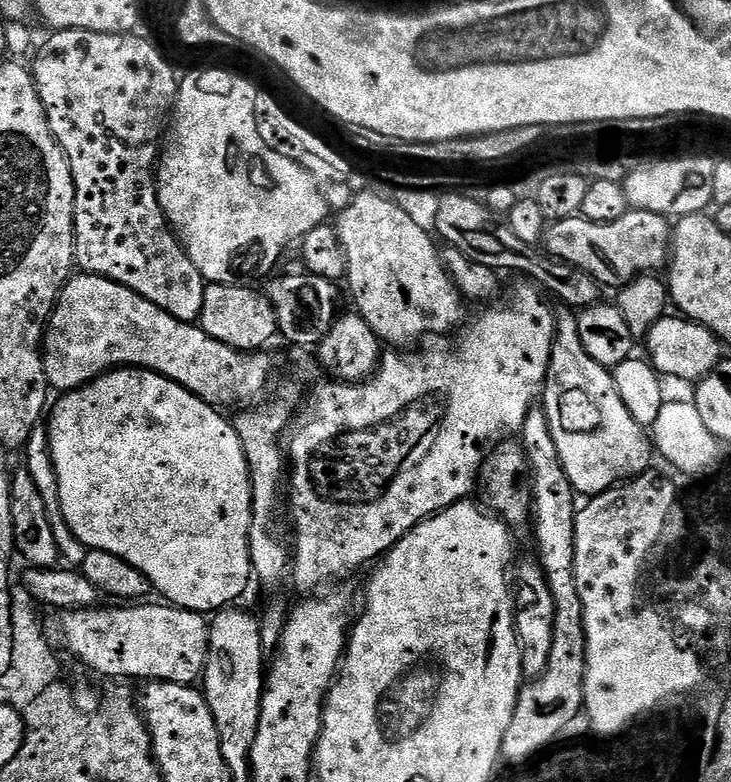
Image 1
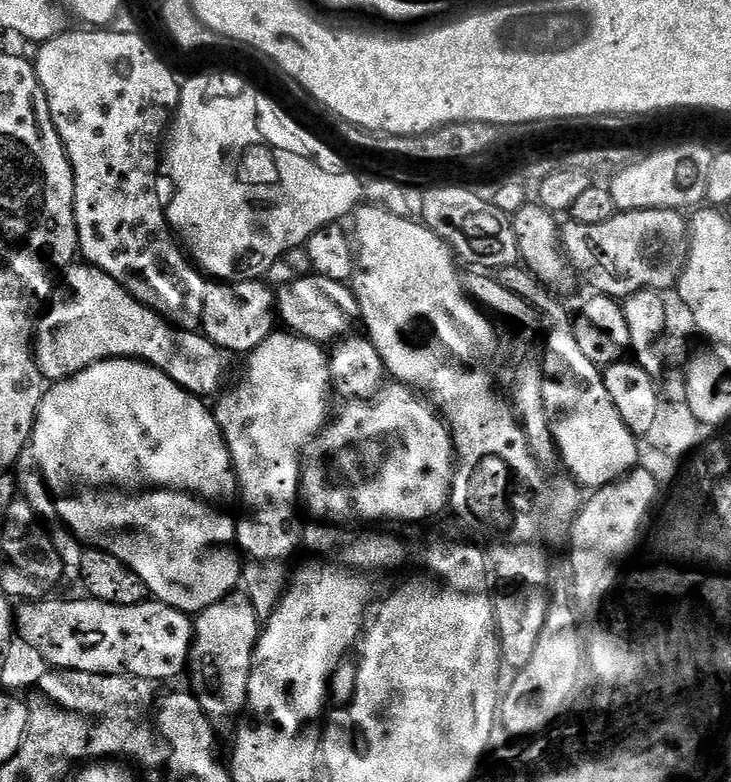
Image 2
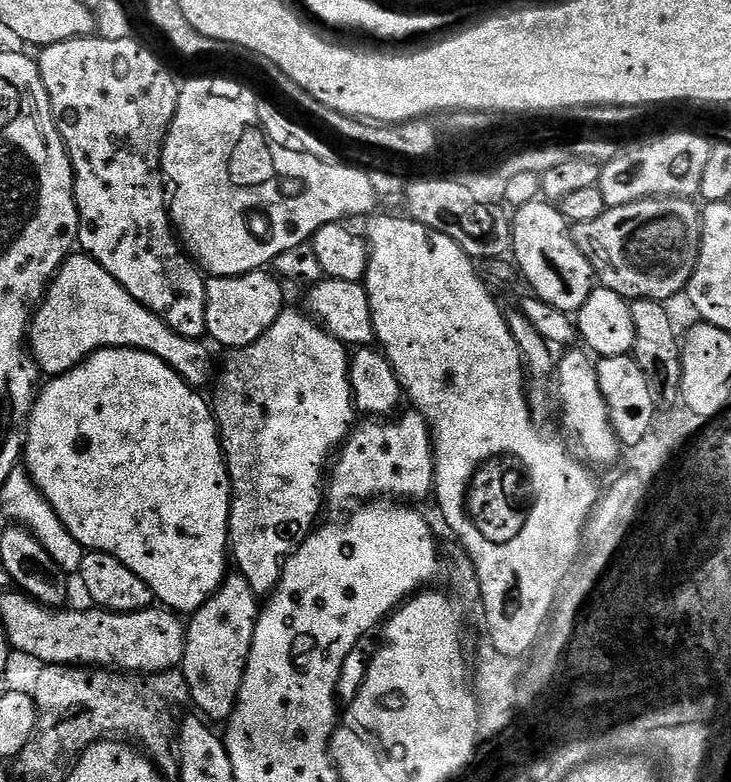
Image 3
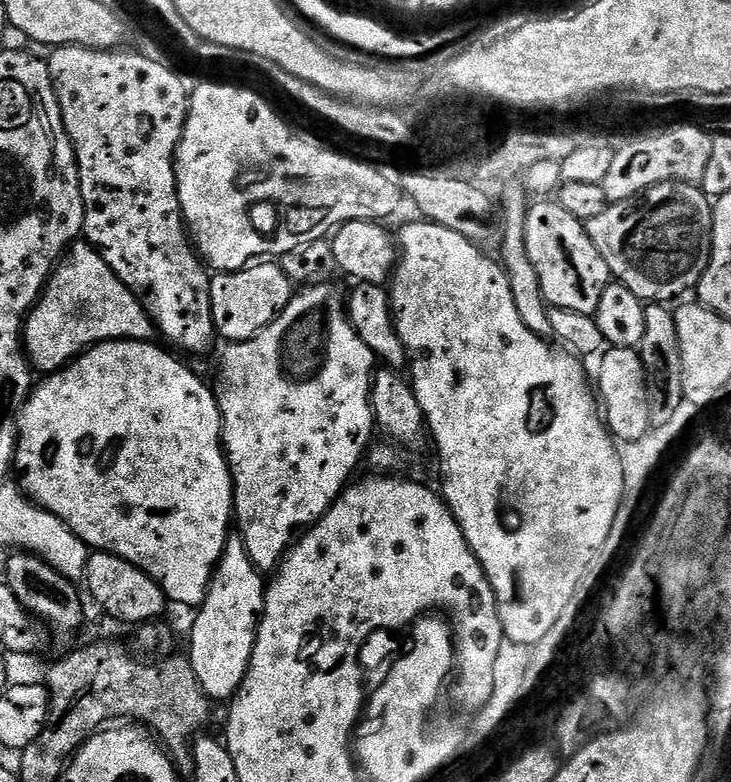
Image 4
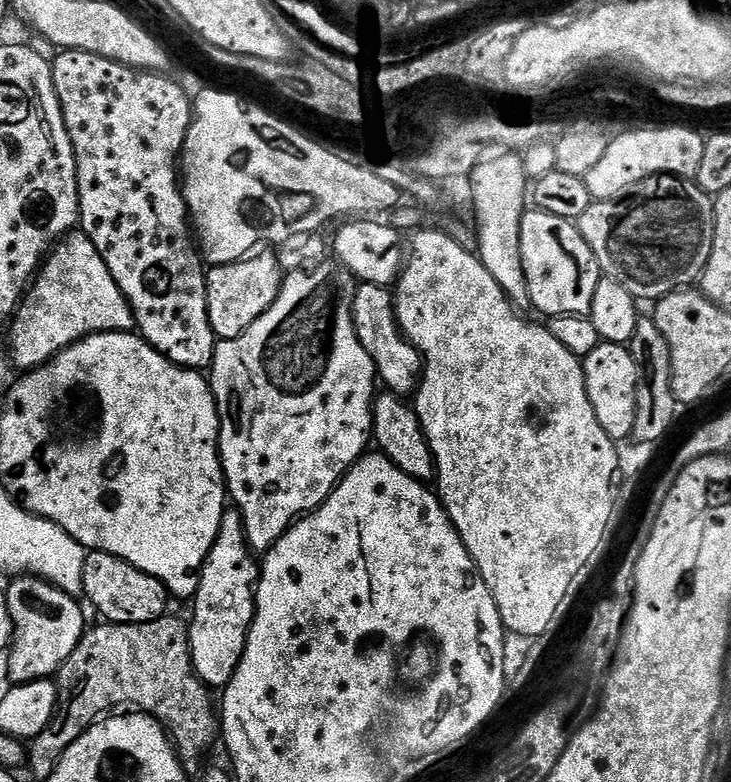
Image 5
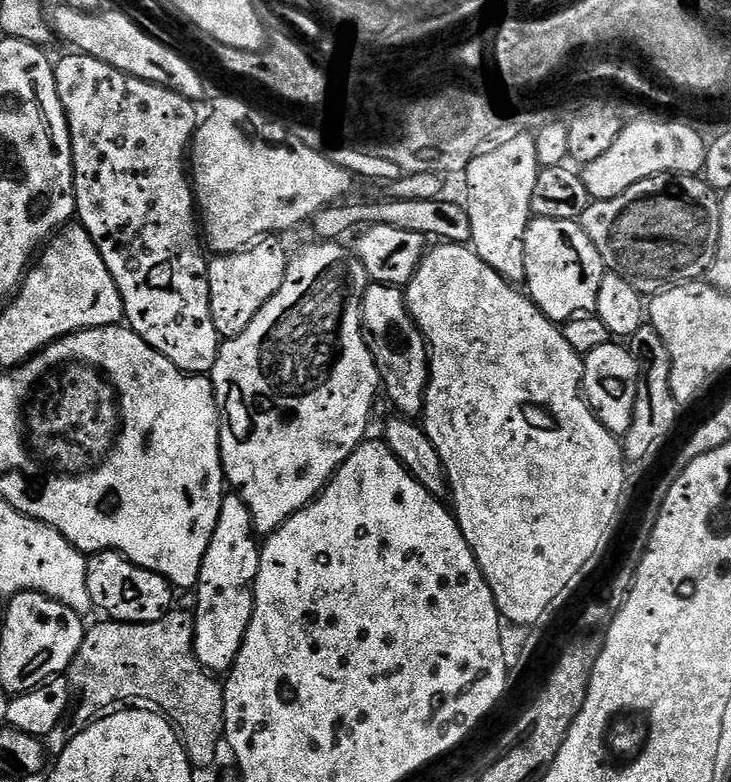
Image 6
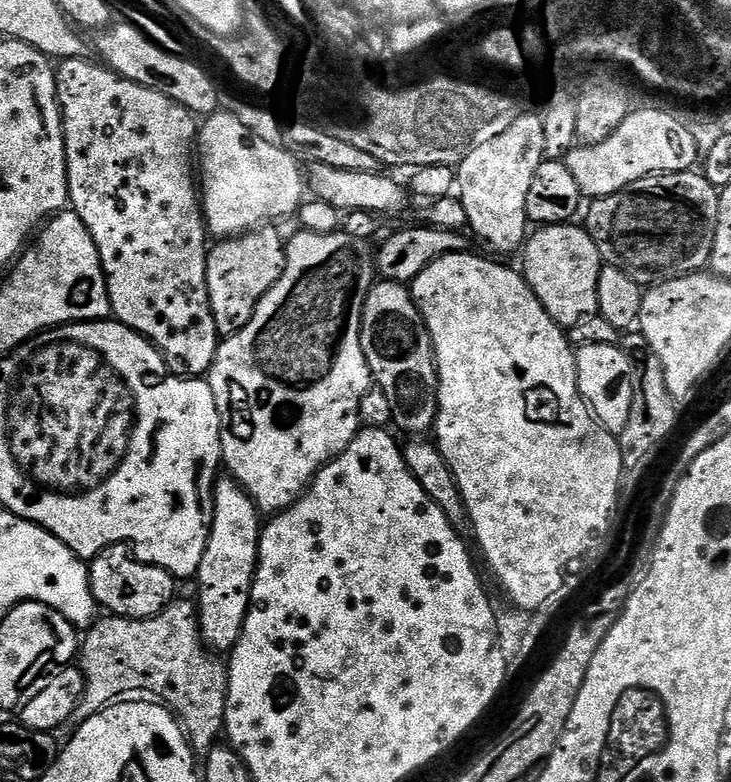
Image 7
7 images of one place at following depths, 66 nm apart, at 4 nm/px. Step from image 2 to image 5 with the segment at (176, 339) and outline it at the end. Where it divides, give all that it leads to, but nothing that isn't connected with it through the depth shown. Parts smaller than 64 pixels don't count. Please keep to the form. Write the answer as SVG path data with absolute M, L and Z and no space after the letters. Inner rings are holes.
M73 230L59 241L48 253L41 269L36 273L29 289L24 293L20 307L7 329L10 360L22 370L31 370L57 356L63 348L69 348L84 336L93 336L96 332L132 332L136 328L136 320L132 316L132 308L122 294L118 282L110 274L102 254L90 242L83 230Z

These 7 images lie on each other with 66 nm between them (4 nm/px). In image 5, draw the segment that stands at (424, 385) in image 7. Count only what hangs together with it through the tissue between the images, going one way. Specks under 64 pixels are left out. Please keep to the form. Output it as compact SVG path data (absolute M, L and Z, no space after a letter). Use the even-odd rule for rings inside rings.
M361 283L357 287L356 297L352 299L352 321L366 354L370 354L374 362L379 383L385 384L391 395L411 397L420 382L422 357L400 330L393 293L382 285Z

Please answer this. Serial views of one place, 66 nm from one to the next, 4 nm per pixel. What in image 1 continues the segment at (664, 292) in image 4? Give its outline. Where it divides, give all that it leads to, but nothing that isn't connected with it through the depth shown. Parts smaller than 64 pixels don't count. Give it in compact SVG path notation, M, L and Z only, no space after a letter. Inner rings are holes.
M630 210L614 222L590 222L579 214L551 221L545 227L542 248L549 257L588 272L600 286L609 284L613 290L635 280L641 274L663 269L670 260L670 241L674 235L669 217L653 212Z

